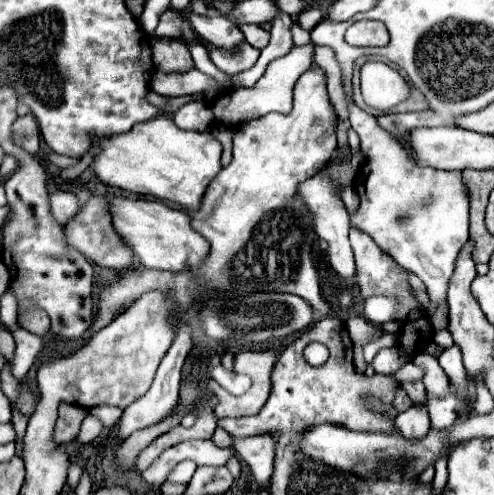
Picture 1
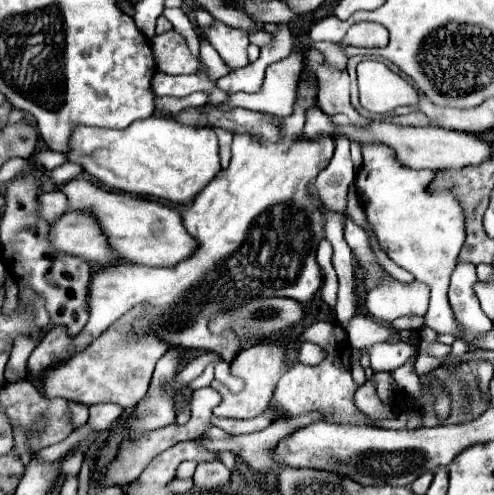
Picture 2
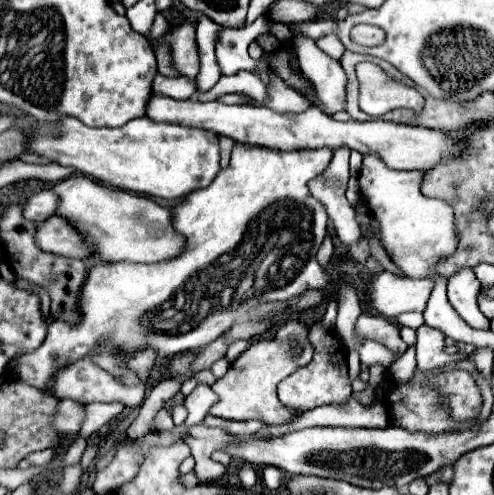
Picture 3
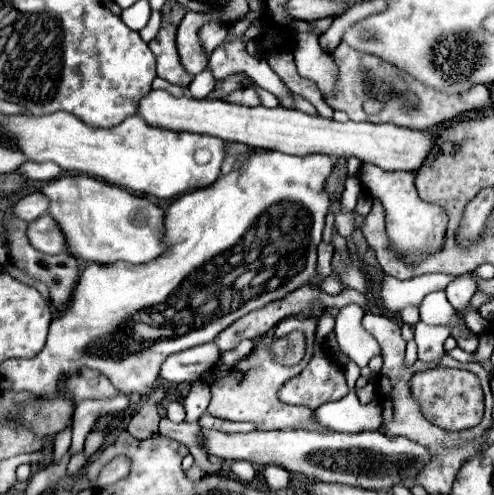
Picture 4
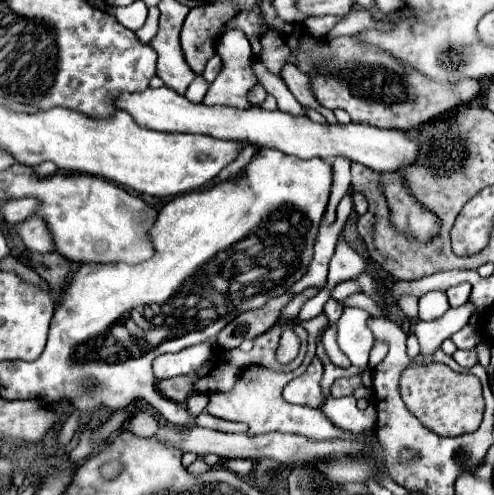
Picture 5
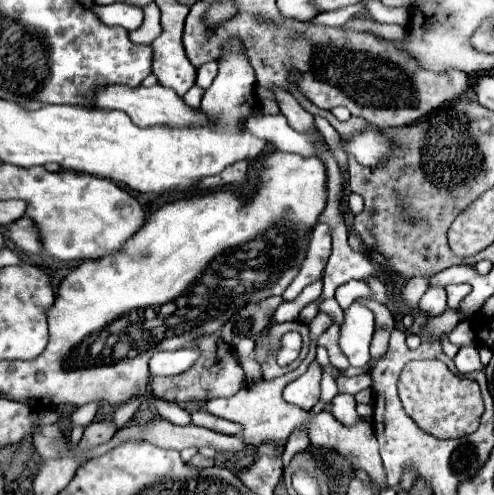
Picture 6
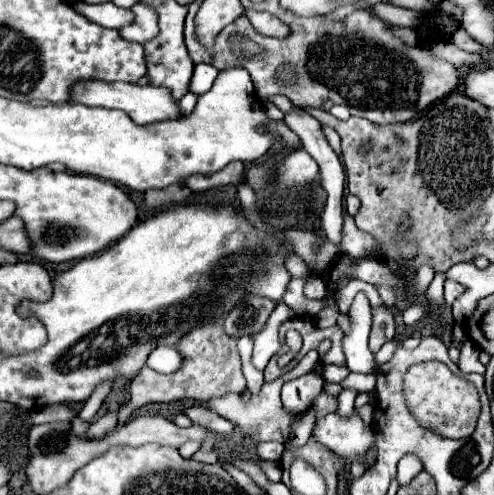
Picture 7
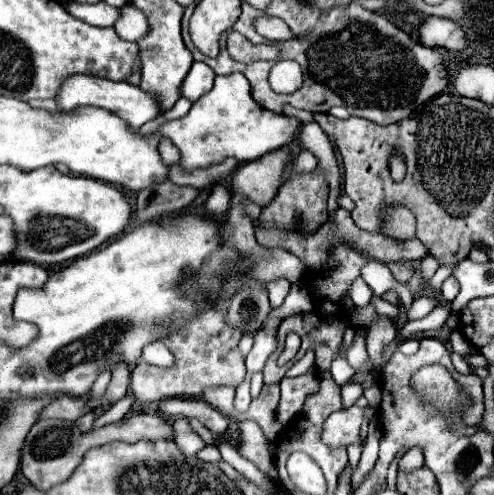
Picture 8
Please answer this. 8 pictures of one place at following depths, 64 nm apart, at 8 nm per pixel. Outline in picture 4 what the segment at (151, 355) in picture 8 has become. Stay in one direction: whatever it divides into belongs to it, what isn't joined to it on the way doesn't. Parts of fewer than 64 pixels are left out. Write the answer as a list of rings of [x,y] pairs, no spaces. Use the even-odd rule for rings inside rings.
[[[214,342],[176,352],[164,360],[160,366],[160,378],[166,380],[168,384],[178,384],[178,382],[196,382],[200,380],[202,372],[210,370],[220,358],[220,350],[216,348]]]

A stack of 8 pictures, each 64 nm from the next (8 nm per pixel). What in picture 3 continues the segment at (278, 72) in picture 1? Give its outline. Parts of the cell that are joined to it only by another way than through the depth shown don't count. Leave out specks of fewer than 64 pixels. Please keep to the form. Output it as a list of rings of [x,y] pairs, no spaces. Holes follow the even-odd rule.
[[[270,72],[270,76],[272,80],[268,84],[268,94],[270,94],[270,102],[266,104],[268,108],[276,112],[304,112],[312,106],[306,96],[286,86],[274,72]]]

